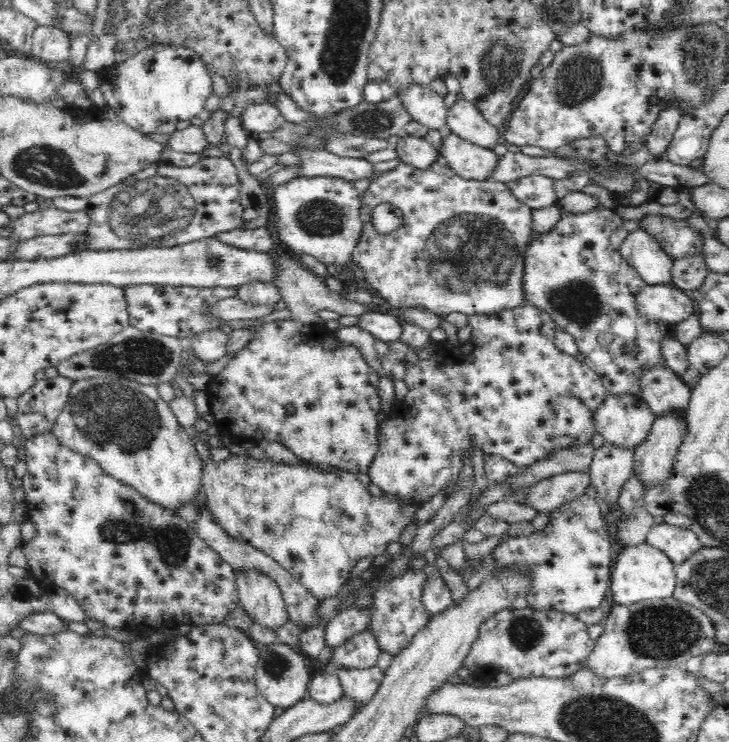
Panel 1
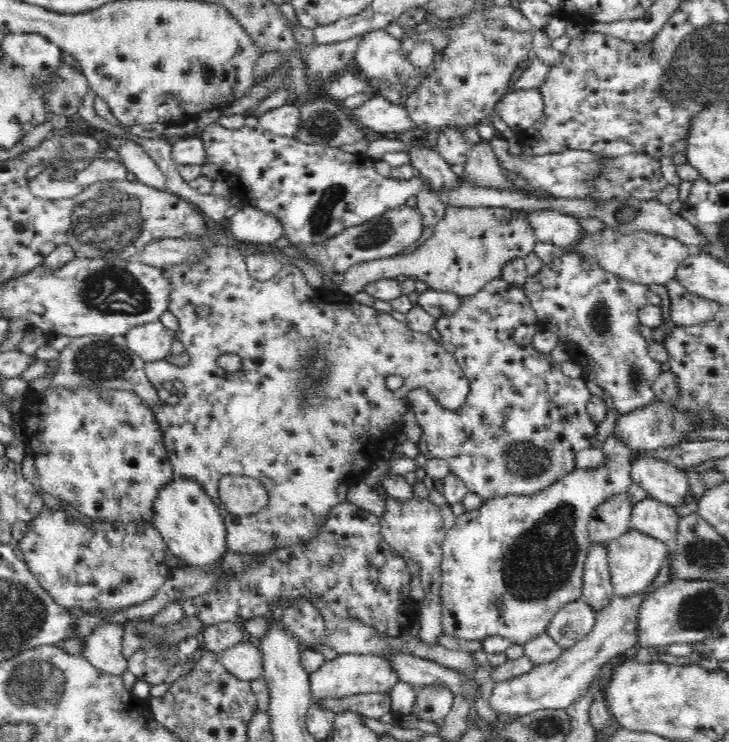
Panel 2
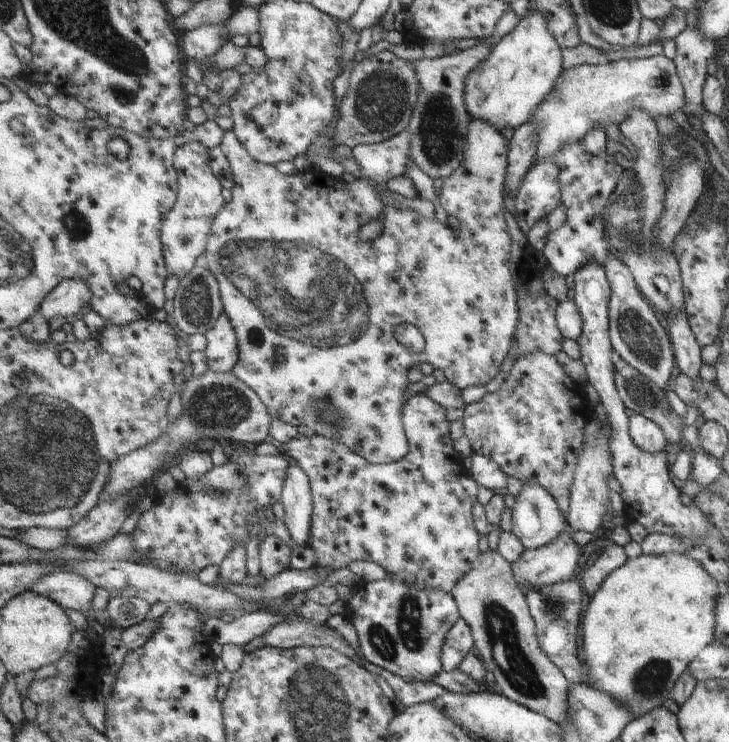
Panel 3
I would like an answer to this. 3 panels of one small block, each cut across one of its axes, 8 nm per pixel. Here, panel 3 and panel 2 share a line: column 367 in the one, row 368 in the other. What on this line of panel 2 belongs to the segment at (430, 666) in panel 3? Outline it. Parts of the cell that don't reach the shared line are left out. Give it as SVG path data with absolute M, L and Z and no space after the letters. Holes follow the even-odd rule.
M564 253L560 258L543 265L538 274L529 275L524 286L531 307L537 314L540 328L550 330L566 345L570 358L583 369L583 377L600 386L612 396L620 415L626 415L635 409L643 408L655 400L650 384L660 374L660 363L648 357L648 341L638 331L641 322L638 310L647 303L648 286L631 283L616 275L607 274L598 267L594 259L584 259L574 253Z

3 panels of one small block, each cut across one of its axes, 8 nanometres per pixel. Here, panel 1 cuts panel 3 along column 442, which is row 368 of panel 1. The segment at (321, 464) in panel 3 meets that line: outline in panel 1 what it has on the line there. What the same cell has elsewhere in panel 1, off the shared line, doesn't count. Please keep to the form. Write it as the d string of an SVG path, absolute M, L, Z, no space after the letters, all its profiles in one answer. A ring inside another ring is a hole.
M524 303L512 308L505 308L500 312L466 317L467 323L472 324L471 336L466 342L460 342L458 346L448 350L448 360L450 360L448 366L444 362L438 362L438 360L419 359L416 364L405 362L406 374L403 379L408 385L408 394L402 400L402 409L406 410L400 417L404 419L406 424L402 424L402 432L382 432L378 434L379 450L367 473L372 484L380 486L382 492L386 495L414 497L423 504L430 501L443 486L454 484L454 482L460 480L459 475L474 450L480 450L485 455L501 456L502 459L510 461L515 466L526 468L534 462L545 459L559 449L568 449L590 443L592 437L597 434L595 415L602 407L603 402L606 401L608 393L606 387L600 377L591 368L588 368L584 361L580 362L575 357L568 356L555 345L555 330L557 327L546 311L541 312L534 305Z

